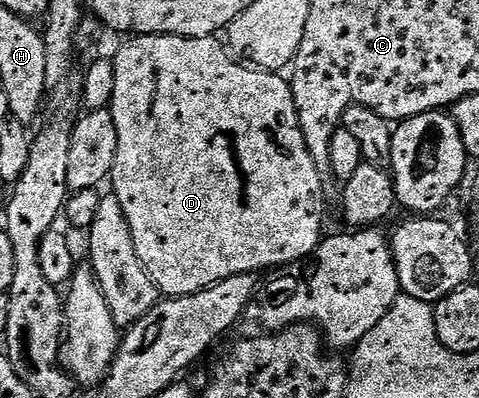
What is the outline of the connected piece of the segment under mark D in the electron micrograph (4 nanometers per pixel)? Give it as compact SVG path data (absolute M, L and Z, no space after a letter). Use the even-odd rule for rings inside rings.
M133 35L131 38L125 39L123 43L121 43L120 49L118 50L118 58L112 61L112 65L114 66L114 98L110 105L110 111L114 118L114 126L118 130L118 154L114 158L114 166L112 167L112 174L110 177L110 185L112 184L111 191L118 198L118 202L122 202L122 214L126 214L126 222L130 222L130 234L134 238L134 250L138 250L138 258L142 262L146 274L153 282L155 282L156 288L165 297L189 296L195 292L200 292L204 288L209 288L211 284L222 282L234 274L246 274L247 272L261 274L260 272L266 271L267 268L276 268L272 270L283 269L285 266L292 264L296 260L304 260L305 258L311 257L320 244L322 233L325 231L323 228L324 203L326 203L326 197L322 190L322 182L318 178L318 166L314 162L314 158L310 158L310 150L306 150L306 138L302 138L302 126L298 122L298 110L294 106L291 83L289 83L285 77L283 80L283 75L257 70L255 67L249 66L247 63L233 58L230 55L229 49L225 47L221 41L220 45L218 41L219 39L217 39L216 36L194 38L193 36Z

